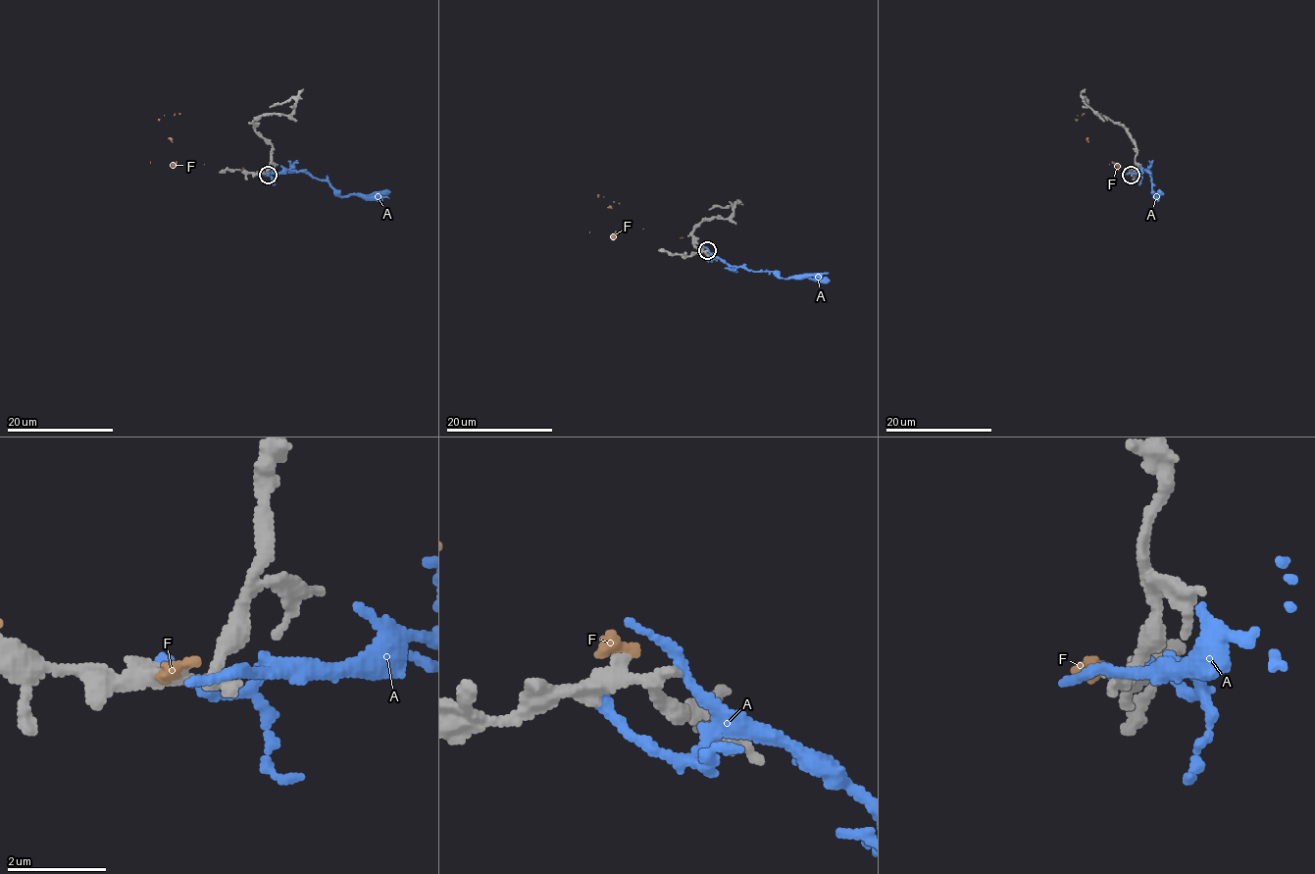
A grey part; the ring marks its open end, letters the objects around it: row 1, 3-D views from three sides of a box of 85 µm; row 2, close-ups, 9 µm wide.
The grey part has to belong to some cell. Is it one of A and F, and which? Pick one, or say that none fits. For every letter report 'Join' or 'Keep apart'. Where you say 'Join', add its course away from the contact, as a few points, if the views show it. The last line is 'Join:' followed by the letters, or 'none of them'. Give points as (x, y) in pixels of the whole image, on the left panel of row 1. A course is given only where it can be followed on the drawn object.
A: Keep apart
F: Keep apart
Join: none of them

